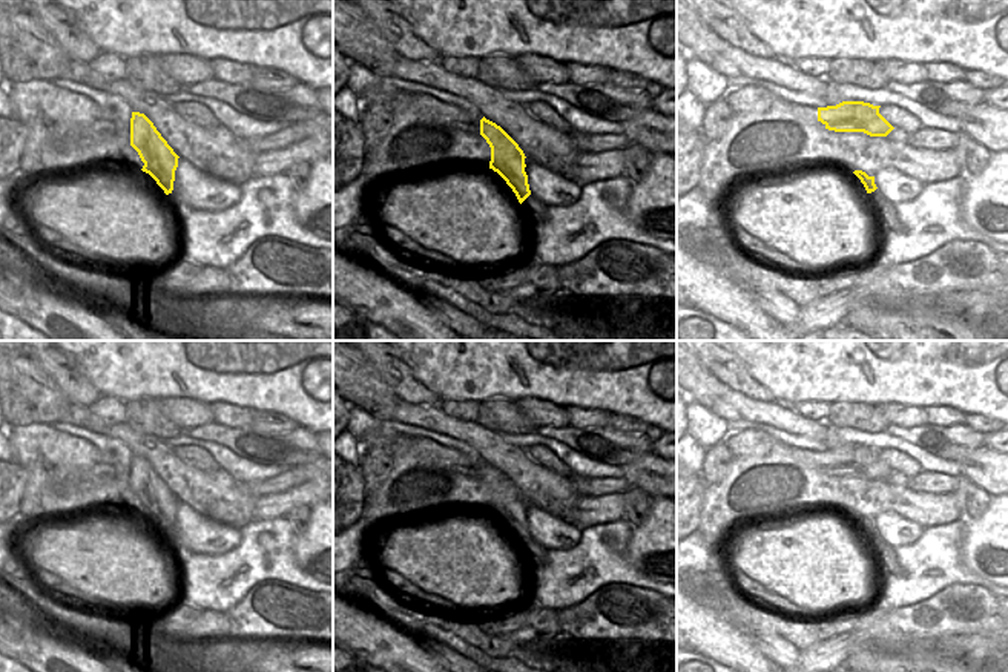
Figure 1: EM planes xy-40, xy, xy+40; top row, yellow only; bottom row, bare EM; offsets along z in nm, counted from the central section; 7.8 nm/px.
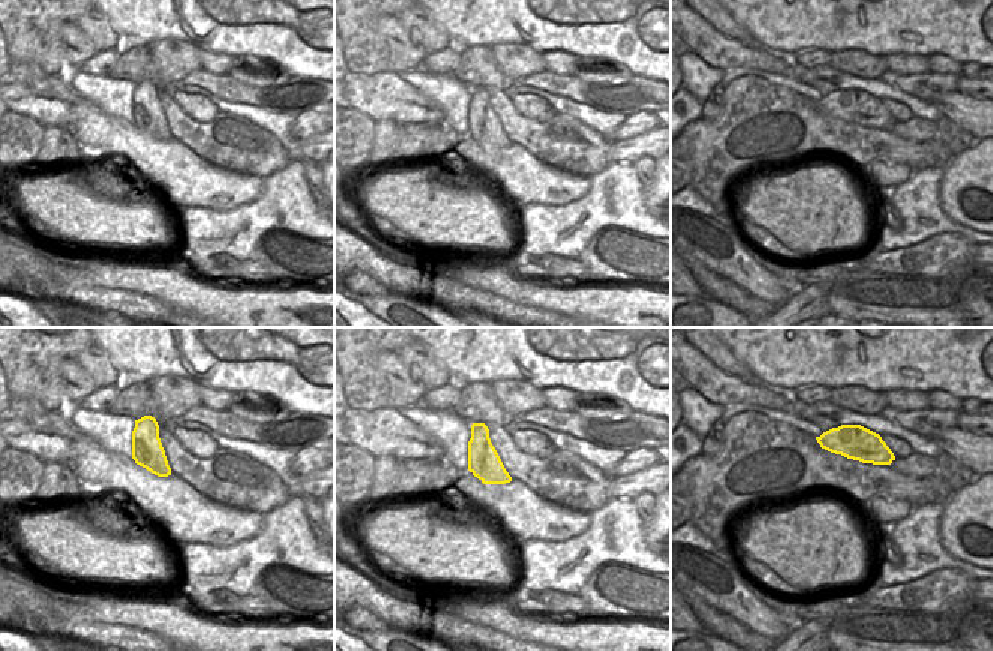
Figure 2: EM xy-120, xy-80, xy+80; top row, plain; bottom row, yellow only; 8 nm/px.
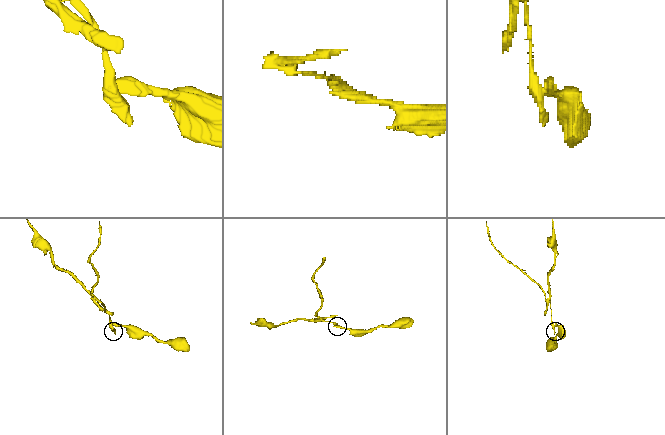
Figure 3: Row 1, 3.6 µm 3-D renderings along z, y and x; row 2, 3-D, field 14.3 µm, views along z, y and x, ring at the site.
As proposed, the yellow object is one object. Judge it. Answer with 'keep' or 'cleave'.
cleave

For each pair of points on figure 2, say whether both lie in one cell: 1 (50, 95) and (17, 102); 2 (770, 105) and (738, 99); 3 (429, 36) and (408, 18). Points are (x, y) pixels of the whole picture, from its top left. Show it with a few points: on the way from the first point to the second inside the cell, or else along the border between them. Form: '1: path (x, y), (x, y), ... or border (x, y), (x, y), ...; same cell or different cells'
1: path (42, 101), (24, 101); same cell
2: path (762, 101), (746, 99); same cell
3: path (425, 32), (413, 20); same cell

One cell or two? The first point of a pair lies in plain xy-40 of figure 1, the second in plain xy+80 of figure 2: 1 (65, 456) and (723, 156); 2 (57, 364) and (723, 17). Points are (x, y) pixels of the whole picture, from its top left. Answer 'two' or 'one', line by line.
1: two
2: one

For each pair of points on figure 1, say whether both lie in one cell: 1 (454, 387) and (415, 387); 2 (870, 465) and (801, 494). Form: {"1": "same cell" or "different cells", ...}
{"1": "different cells", "2": "different cells"}

